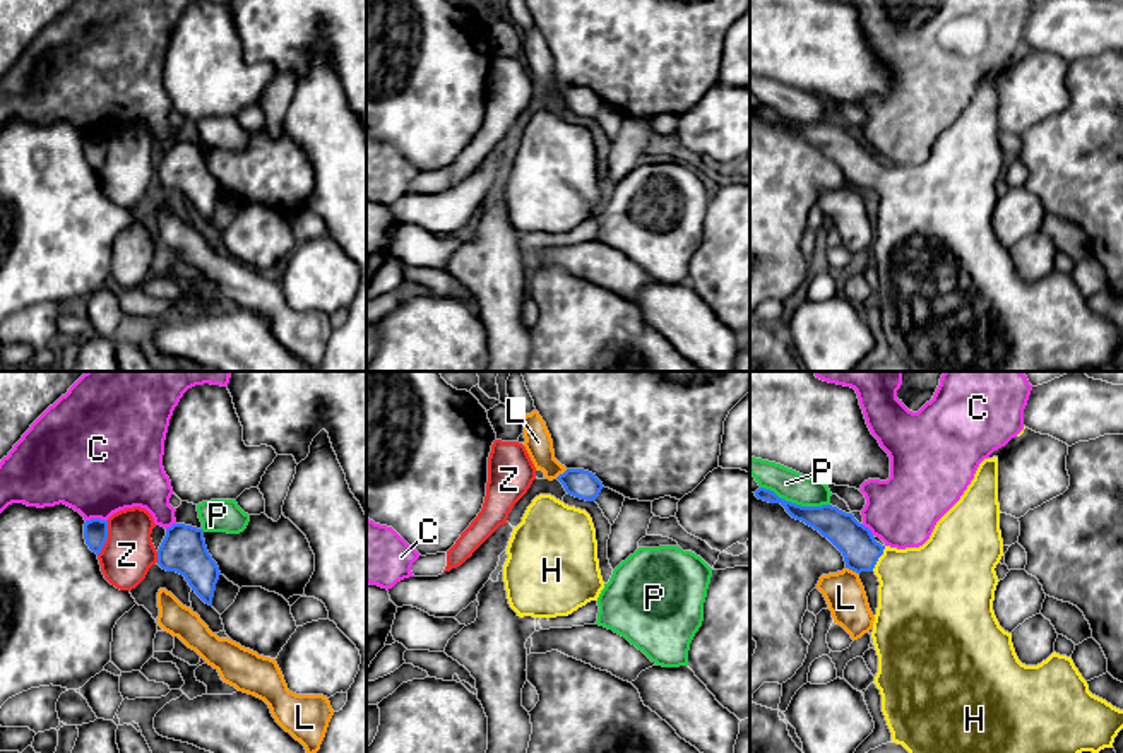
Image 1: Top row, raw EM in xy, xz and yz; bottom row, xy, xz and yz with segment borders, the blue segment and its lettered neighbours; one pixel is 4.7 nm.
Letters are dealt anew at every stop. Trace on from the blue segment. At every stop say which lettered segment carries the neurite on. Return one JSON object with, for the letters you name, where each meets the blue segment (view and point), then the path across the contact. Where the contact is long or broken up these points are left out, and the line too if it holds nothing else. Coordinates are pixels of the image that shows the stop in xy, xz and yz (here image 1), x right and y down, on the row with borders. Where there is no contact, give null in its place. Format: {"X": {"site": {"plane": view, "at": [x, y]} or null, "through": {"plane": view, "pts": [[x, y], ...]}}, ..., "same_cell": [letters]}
{"H": {"site": {"plane": "yz", "at": [879, 557]}, "through": {"plane": "yz", "pts": [[856, 543], [870, 557], [879, 557], [920, 591]]}}, "same_cell": ["H"]}

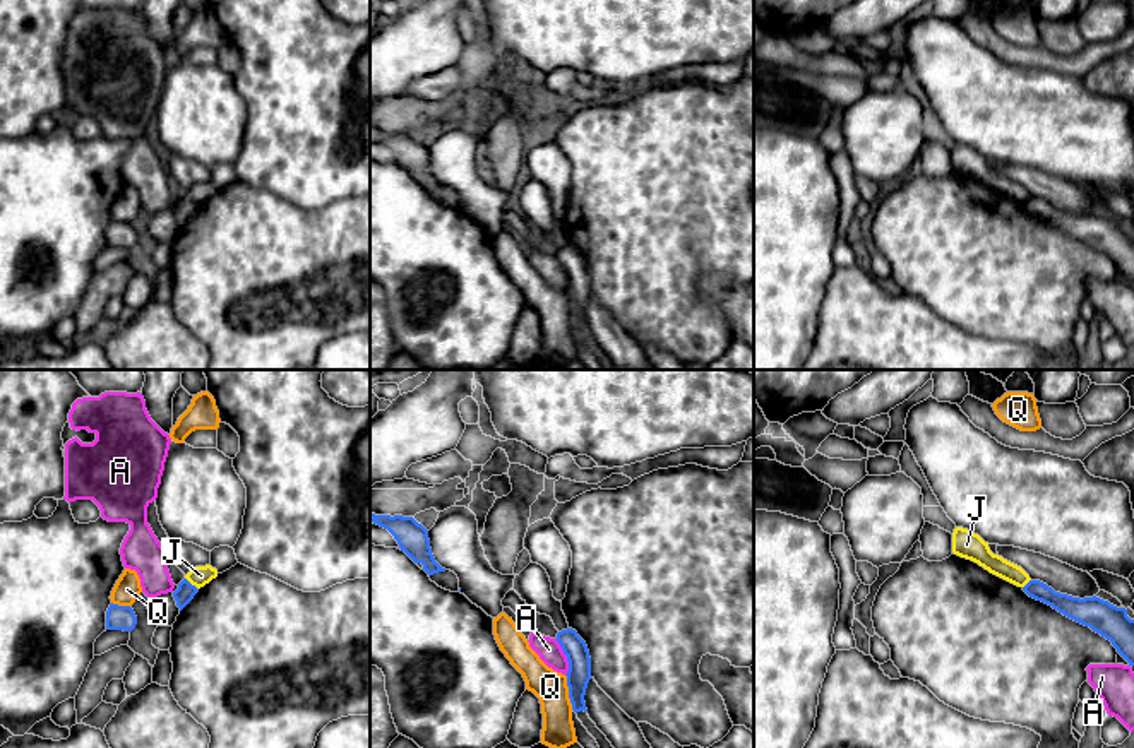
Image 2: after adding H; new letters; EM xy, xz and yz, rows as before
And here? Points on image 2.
{"same_cell": []}

